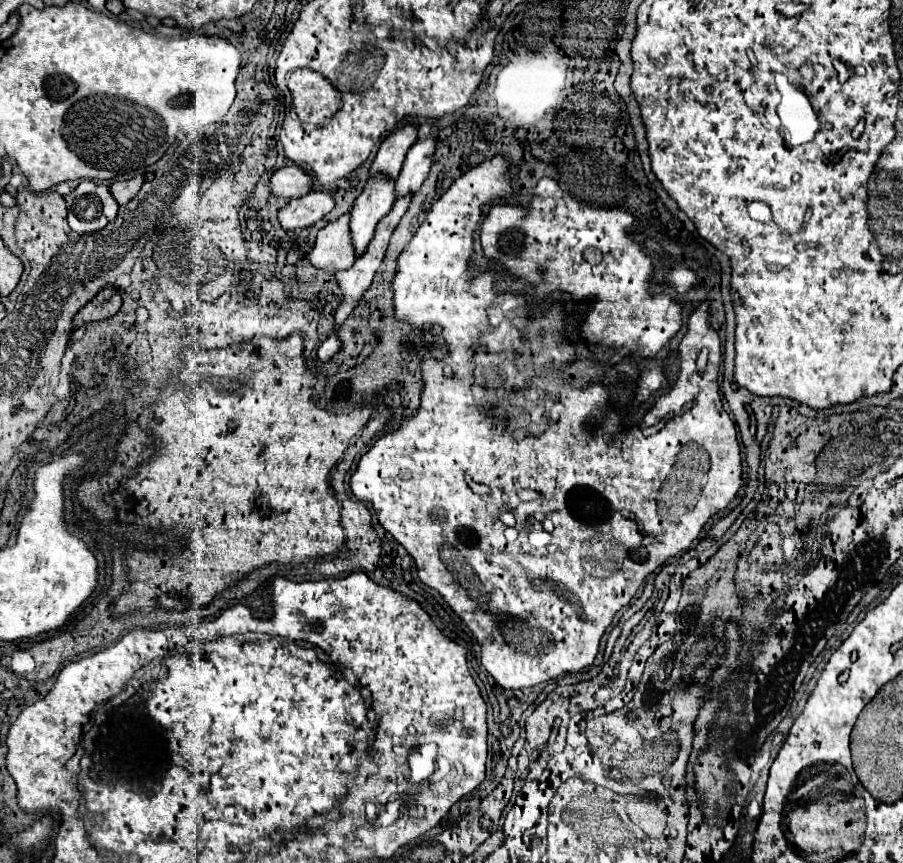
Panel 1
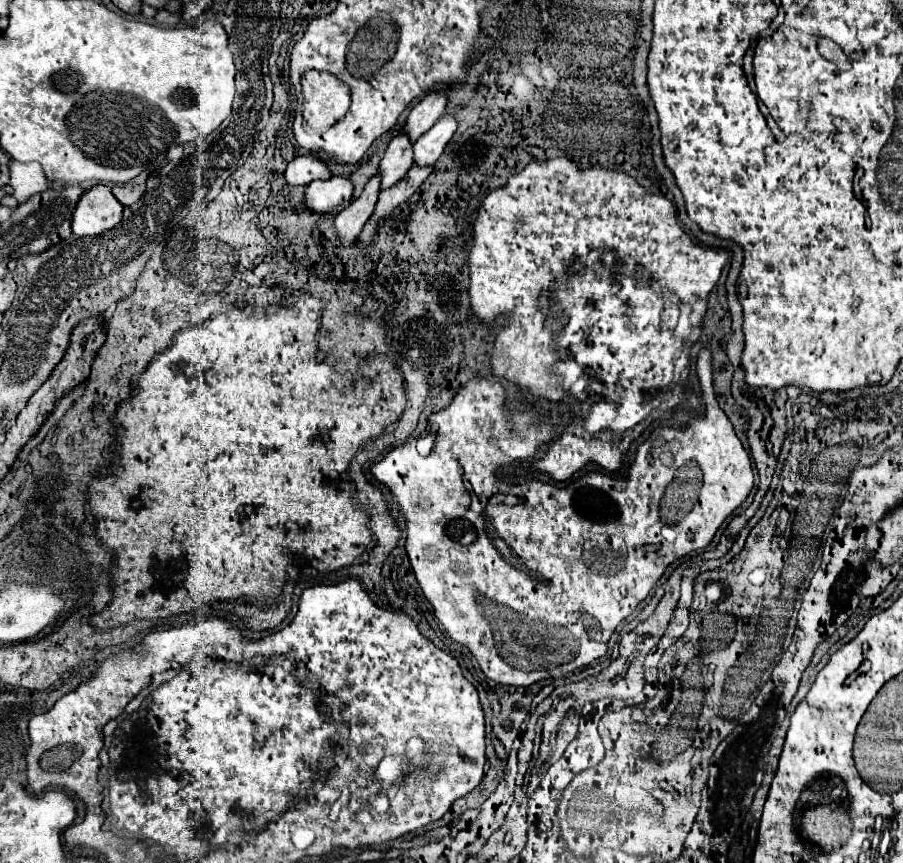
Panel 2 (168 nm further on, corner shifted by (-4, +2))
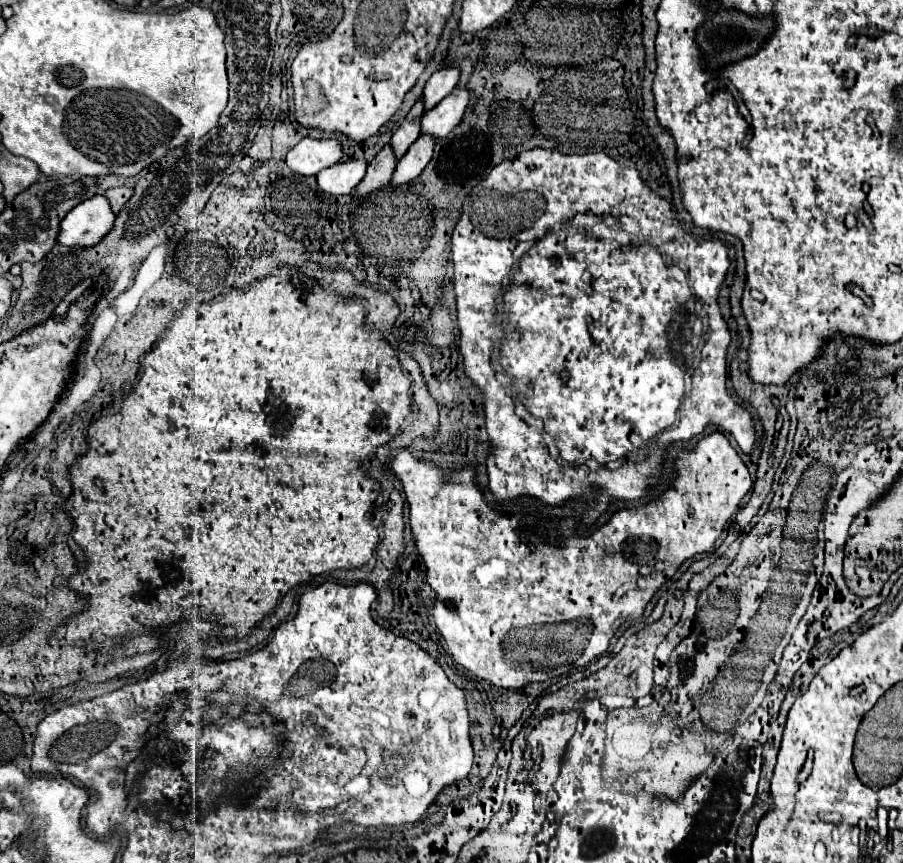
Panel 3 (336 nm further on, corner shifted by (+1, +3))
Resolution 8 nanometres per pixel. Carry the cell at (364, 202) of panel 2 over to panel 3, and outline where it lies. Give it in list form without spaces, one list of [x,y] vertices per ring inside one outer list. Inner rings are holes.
[[[386,144],[376,154],[376,158],[368,164],[368,172],[366,172],[364,180],[356,186],[356,196],[368,196],[370,192],[386,186],[390,182],[390,178],[392,178],[392,172],[394,172],[396,164],[398,164],[398,160],[392,154],[392,146]]]

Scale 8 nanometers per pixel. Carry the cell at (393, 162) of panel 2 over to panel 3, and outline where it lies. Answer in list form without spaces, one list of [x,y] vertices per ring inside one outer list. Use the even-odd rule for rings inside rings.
[[[420,98],[412,106],[412,110],[408,112],[408,116],[404,118],[404,122],[400,124],[400,128],[396,130],[396,134],[390,140],[396,158],[402,158],[408,152],[408,148],[414,144],[414,140],[420,136],[420,120],[422,120],[422,114],[424,114],[424,104],[422,102],[424,100]]]

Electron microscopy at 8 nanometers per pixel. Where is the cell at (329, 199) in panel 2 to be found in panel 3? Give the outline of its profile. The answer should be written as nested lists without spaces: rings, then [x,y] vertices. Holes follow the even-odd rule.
[[[346,160],[318,174],[318,186],[328,194],[350,194],[366,174],[366,160]]]

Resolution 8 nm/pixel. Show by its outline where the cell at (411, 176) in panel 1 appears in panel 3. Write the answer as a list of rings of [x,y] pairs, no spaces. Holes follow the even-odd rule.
[[[456,88],[444,102],[438,102],[422,118],[422,132],[432,134],[436,140],[446,138],[452,128],[462,120],[462,114],[468,106],[470,94],[466,88]]]

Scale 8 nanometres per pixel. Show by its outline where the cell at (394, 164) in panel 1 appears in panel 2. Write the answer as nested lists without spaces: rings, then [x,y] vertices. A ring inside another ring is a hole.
[[[429,93],[411,109],[407,123],[401,127],[401,131],[409,137],[411,143],[415,143],[415,139],[429,131],[435,125],[435,121],[445,113],[445,105],[447,99],[441,93]]]

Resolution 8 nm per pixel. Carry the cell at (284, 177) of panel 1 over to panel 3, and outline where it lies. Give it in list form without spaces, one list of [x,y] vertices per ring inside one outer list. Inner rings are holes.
[[[304,138],[286,156],[286,164],[300,176],[312,176],[340,162],[342,144],[336,138]]]

